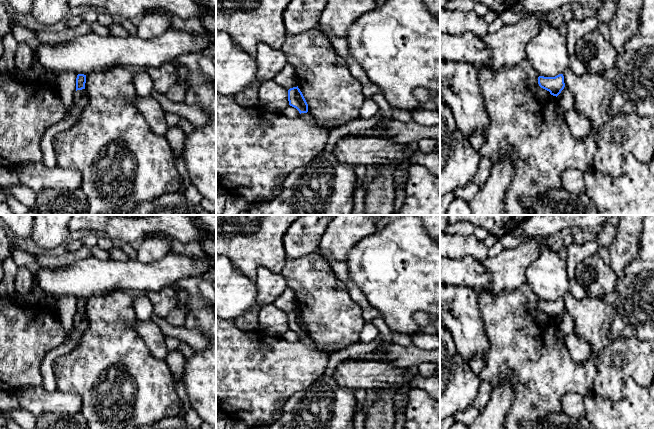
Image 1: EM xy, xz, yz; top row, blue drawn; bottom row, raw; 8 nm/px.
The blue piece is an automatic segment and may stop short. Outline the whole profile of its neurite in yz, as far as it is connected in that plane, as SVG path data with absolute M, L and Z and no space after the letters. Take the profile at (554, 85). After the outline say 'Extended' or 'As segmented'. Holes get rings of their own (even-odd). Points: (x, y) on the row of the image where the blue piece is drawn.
M559 74L555 77L538 77L538 84L541 88L550 92L553 96L558 96L565 87L564 76Z. As segmented

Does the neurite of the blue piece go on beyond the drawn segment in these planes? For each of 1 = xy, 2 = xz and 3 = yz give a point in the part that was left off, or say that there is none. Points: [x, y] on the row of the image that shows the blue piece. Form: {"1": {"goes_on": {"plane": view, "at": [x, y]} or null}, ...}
{"1": {"goes_on": null}, "2": {"goes_on": null}, "3": {"goes_on": null}}

